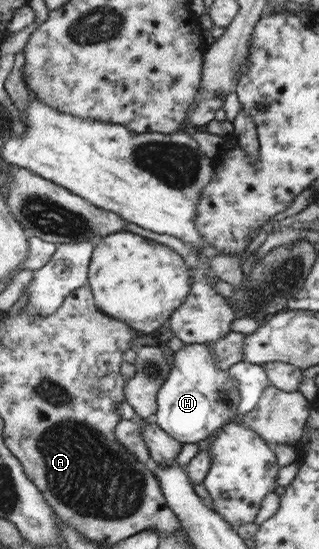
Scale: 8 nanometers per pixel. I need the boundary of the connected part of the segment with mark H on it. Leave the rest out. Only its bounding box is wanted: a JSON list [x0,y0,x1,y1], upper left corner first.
[152,343,240,445]

